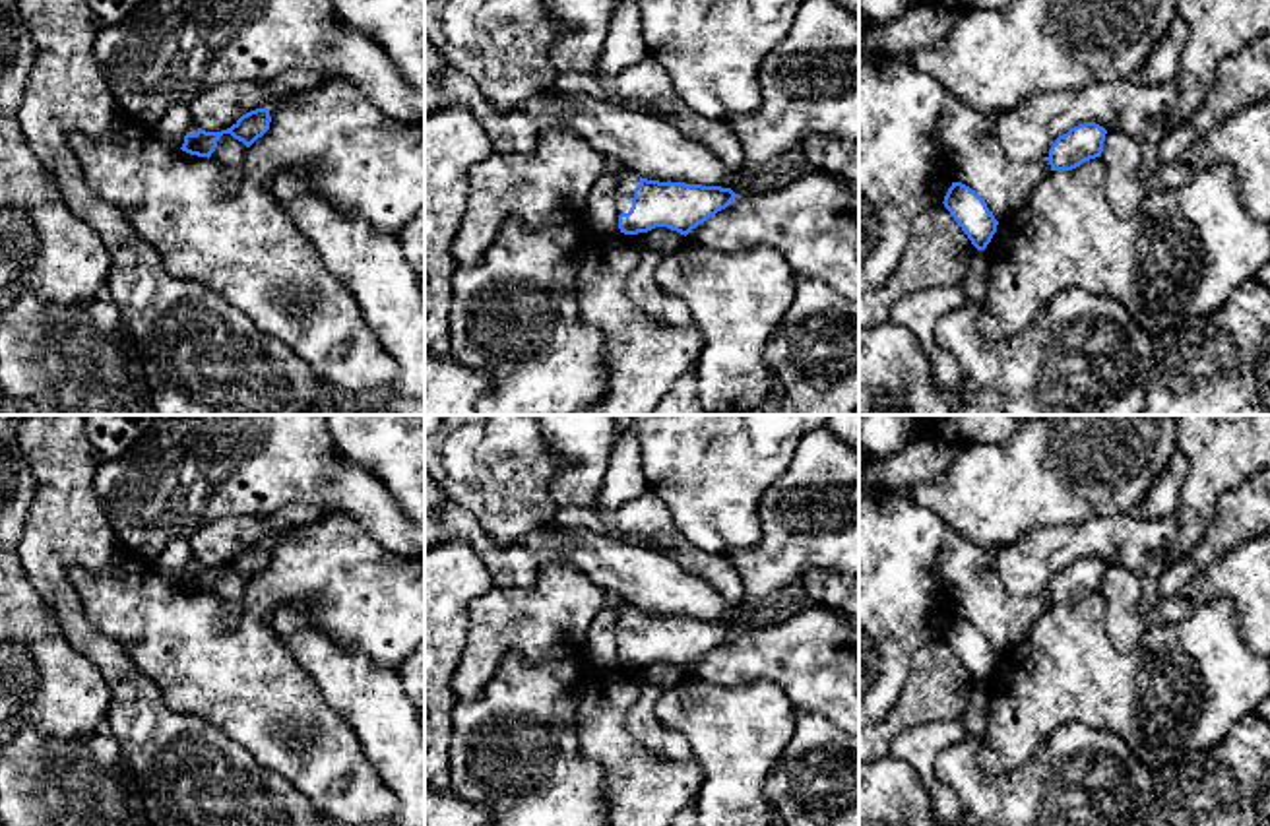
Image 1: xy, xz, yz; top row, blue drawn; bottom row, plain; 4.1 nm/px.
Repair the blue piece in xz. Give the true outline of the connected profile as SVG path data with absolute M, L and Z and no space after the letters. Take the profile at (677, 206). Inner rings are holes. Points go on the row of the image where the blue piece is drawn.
M615 161L609 171L617 176L615 202L624 235L667 227L686 237L737 198L721 186L648 180Z

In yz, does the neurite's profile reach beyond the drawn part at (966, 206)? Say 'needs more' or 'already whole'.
already whole

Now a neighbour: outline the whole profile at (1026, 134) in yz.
M1119 79L1035 93L995 116L995 136L1004 153L1020 163L1045 161L1055 140L1084 122L1142 142L1146 124L1167 118L1177 99L1175 79L1161 85Z

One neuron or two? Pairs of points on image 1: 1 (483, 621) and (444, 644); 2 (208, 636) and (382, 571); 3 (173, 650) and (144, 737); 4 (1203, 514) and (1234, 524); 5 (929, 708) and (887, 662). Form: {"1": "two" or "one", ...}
{"1": "two", "2": "one", "3": "two", "4": "two", "5": "two"}

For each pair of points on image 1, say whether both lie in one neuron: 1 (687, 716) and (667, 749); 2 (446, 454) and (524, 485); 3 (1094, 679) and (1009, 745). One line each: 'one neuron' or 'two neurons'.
1: two neurons
2: one neuron
3: one neuron

